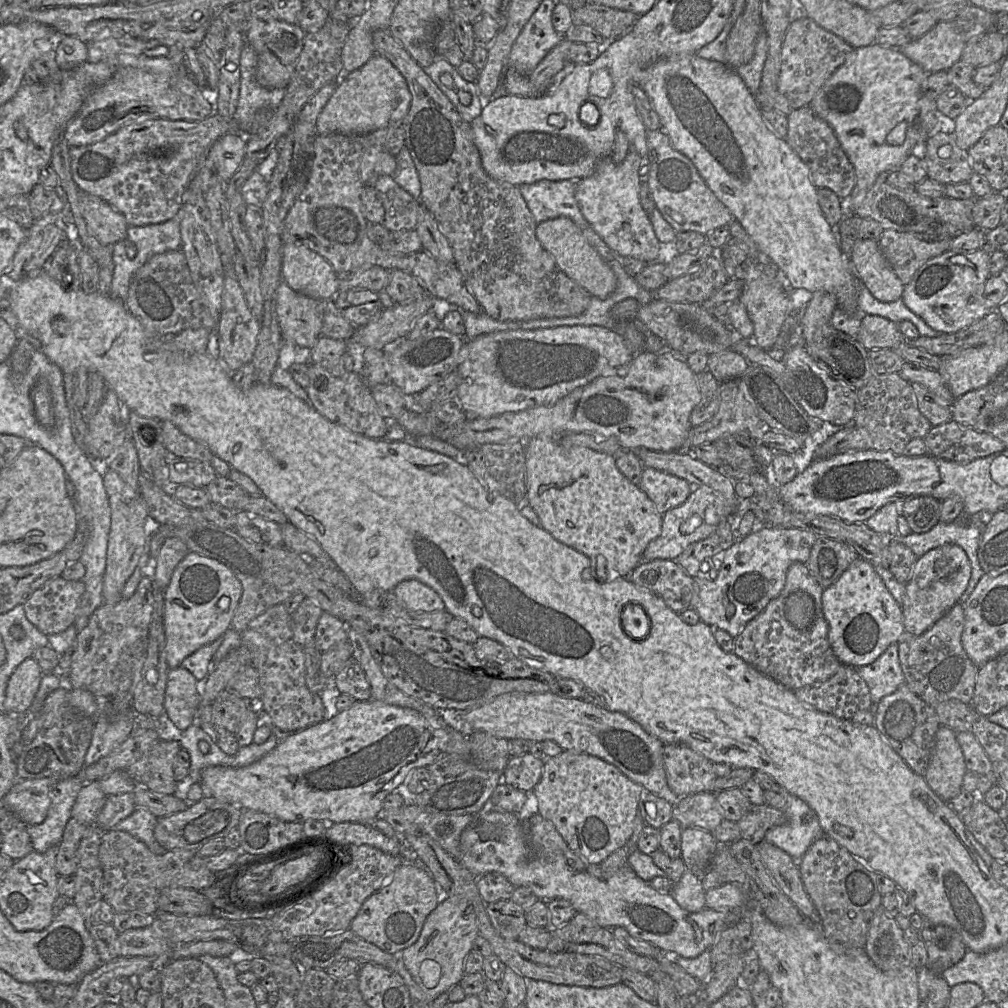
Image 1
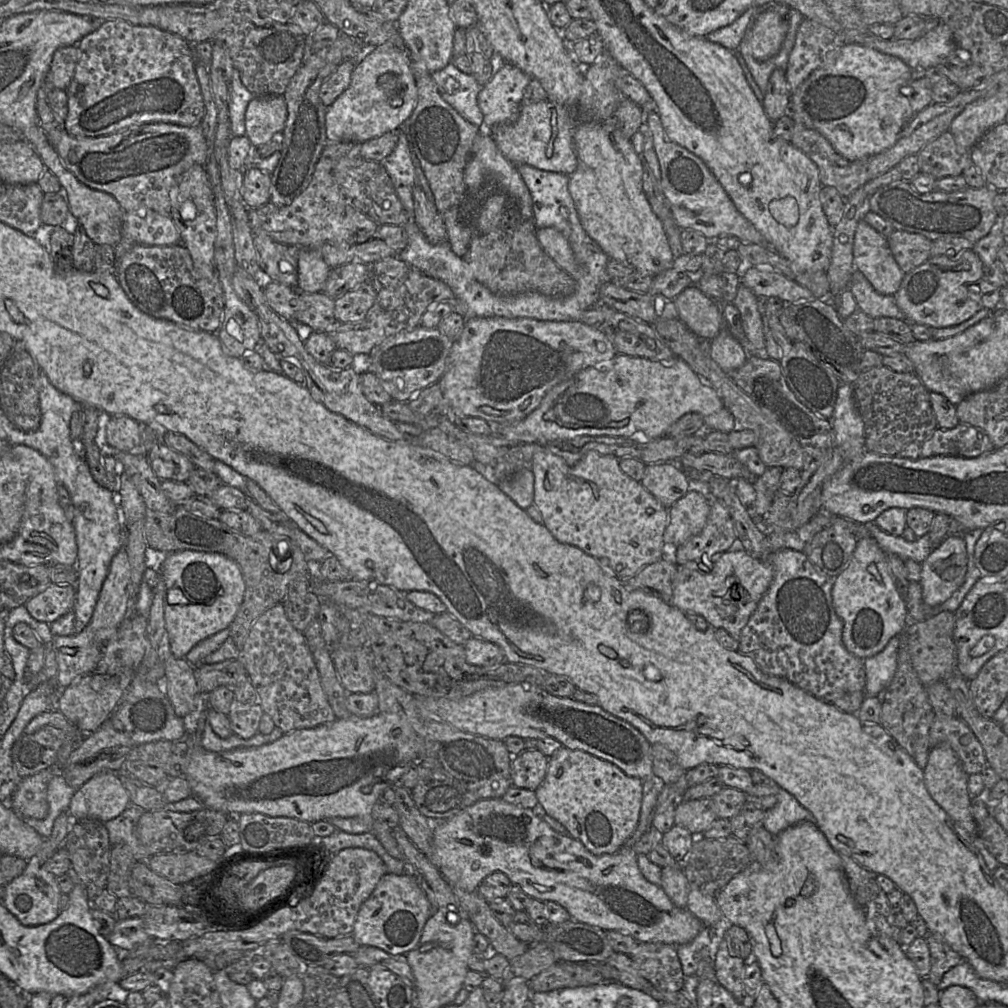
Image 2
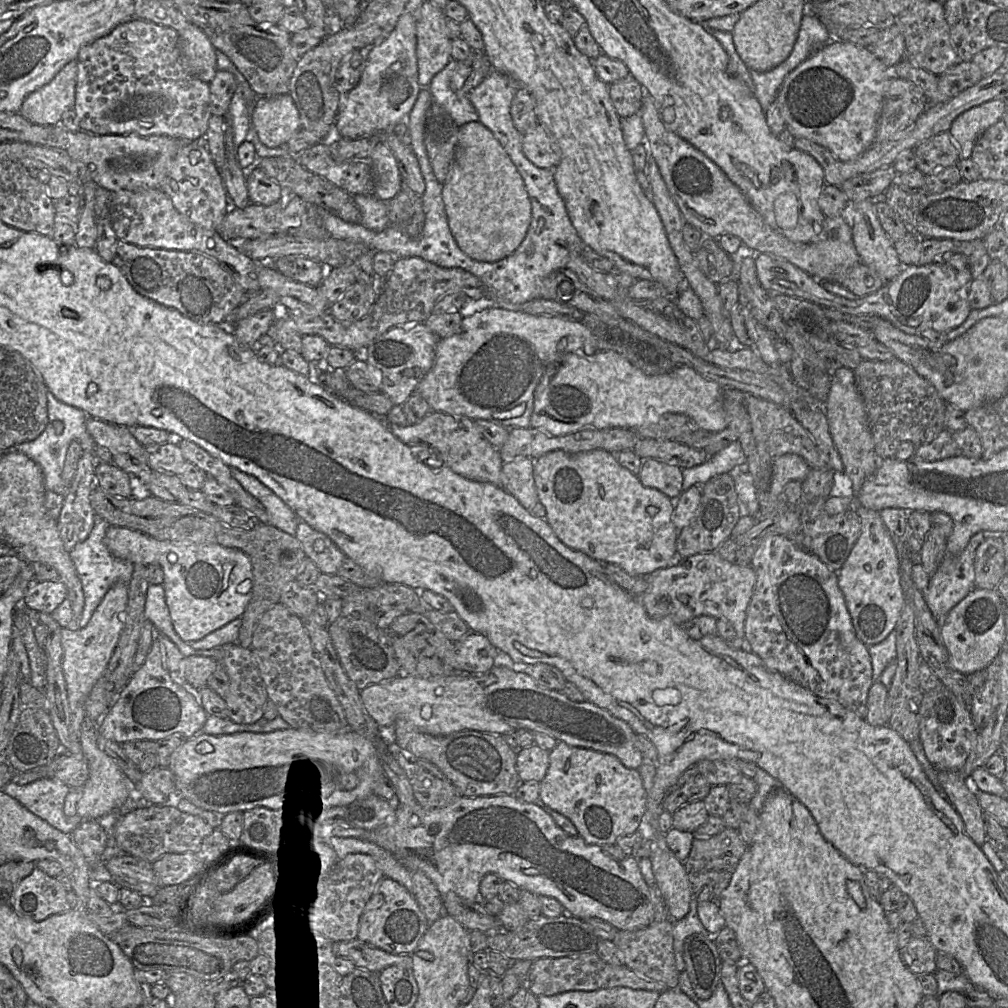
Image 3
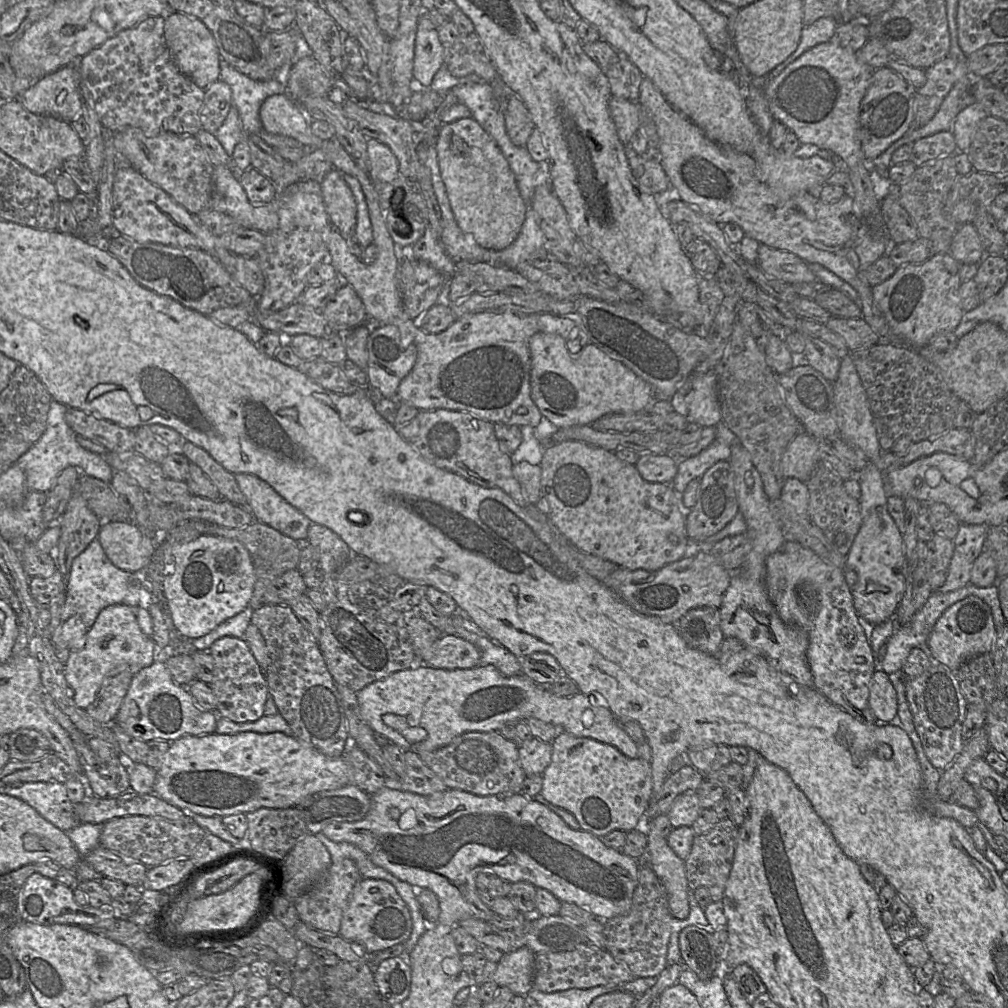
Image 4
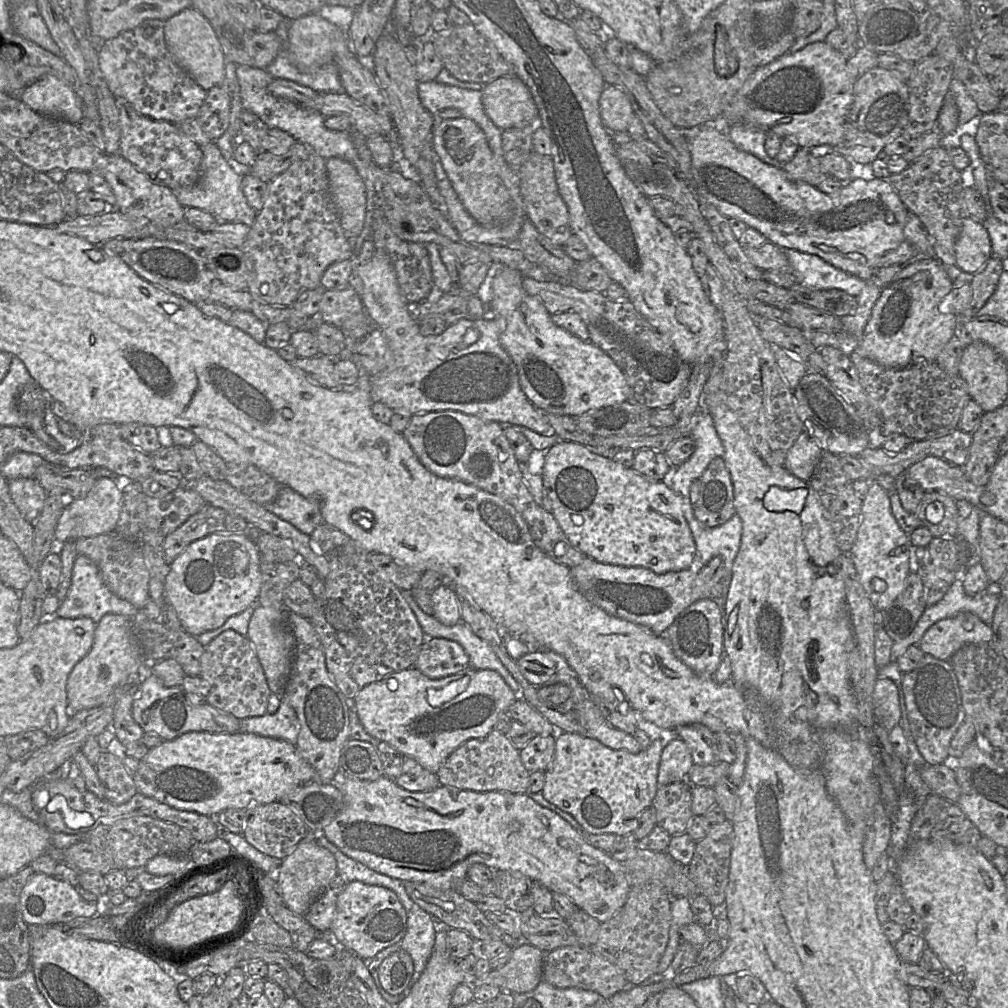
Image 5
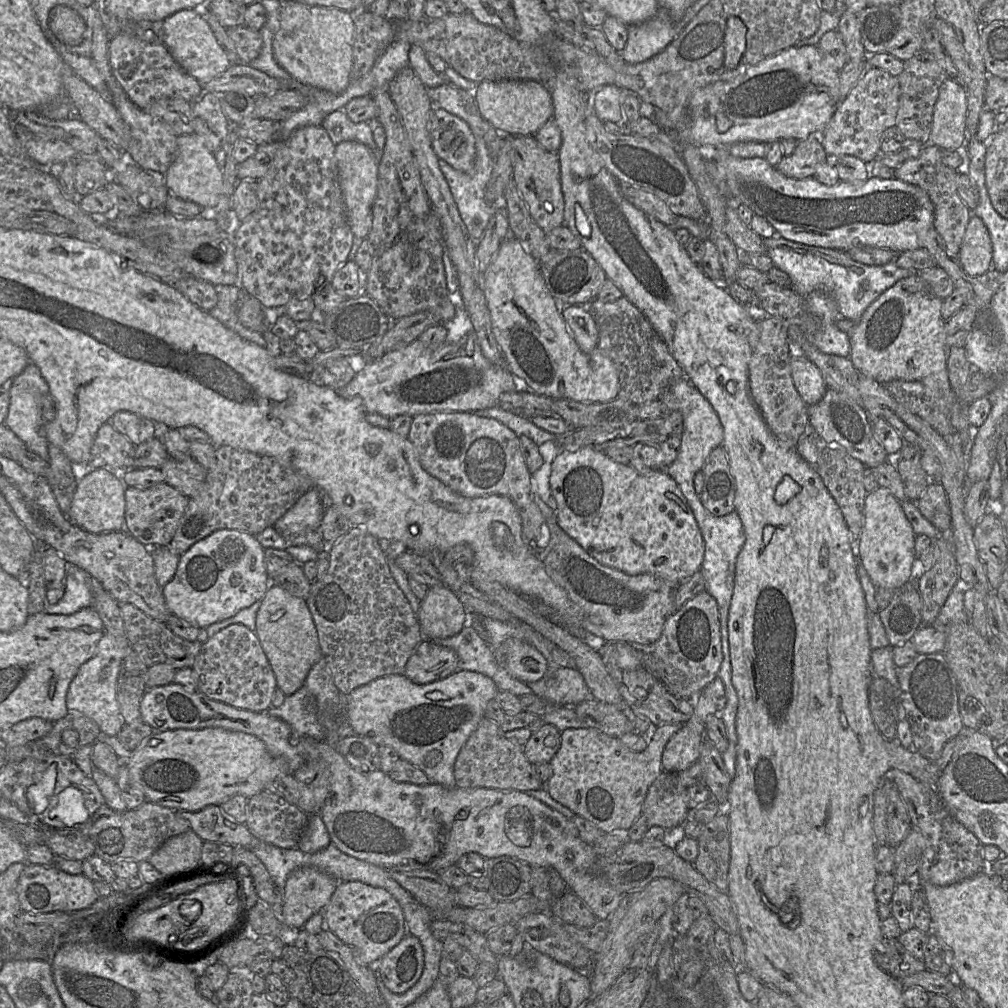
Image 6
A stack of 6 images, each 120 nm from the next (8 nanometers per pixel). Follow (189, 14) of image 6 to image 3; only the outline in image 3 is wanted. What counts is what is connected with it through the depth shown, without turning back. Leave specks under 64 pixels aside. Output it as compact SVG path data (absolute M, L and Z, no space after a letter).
M190 23L178 32L181 63L193 77L210 83L217 72L216 49L207 35Z

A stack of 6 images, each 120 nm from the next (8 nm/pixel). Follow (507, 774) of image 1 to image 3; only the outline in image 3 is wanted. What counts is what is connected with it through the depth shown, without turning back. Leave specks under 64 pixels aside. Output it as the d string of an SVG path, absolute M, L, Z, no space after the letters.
M536 743L516 751L516 768L522 782L541 782L549 767L550 752Z

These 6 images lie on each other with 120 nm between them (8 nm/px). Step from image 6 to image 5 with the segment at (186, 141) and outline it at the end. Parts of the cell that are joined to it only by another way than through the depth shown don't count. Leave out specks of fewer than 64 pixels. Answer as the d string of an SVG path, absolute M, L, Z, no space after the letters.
M215 142L199 147L203 153L199 178L191 186L172 190L178 201L185 208L194 207L210 213L218 222L240 222L251 226L257 212L248 204L243 194L241 168L224 158Z

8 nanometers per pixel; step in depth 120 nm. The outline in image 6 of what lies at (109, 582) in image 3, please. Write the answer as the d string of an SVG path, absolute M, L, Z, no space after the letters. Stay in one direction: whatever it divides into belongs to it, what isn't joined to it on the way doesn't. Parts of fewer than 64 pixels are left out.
M69 565L63 581L64 595L56 604L47 604L44 612L56 615L71 615L83 608L92 607L91 592L93 577L80 567Z

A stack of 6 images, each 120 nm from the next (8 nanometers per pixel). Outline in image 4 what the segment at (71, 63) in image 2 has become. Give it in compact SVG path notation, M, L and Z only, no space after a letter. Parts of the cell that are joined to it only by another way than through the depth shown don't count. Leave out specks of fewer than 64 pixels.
M77 63L59 68L25 90L18 98L28 111L71 122L81 115Z

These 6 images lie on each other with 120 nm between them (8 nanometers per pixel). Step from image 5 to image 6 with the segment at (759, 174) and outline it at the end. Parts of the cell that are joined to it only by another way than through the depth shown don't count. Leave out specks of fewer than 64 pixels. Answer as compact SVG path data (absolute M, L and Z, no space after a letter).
M716 147L714 149L703 149L703 157L704 157L704 153L707 154L708 157L711 157L711 159L713 159L719 167L724 169L726 184L729 189L728 199L734 199L737 202L751 208L754 214L765 218L772 225L775 231L779 232L781 237L792 242L809 245L809 246L836 249L836 250L845 251L845 252L857 246L876 247L876 248L890 249L899 254L906 251L919 249L920 246L919 246L919 240L918 240L918 232L923 228L933 227L934 209L928 194L920 187L903 182L896 178L882 179L878 177L869 176L863 182L861 186L854 186L852 183L845 182L845 181L839 181L835 185L827 186L817 181L814 177L808 177L805 179L794 179L794 178L787 177L783 175L782 173L780 173L776 169L776 167L772 166L765 158L735 157L727 151L726 147Z

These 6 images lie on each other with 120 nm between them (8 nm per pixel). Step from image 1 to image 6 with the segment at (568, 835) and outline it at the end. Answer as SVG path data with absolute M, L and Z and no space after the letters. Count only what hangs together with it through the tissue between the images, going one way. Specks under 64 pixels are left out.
M681 724L658 726L647 747L636 752L595 728L568 728L561 731L561 744L549 761L551 776L544 787L563 806L593 823L604 833L628 830L642 814L650 785L663 772L662 754Z

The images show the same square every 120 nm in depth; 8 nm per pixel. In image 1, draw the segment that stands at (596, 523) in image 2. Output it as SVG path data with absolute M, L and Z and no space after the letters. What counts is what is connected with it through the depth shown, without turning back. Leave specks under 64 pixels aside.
M536 436L526 442L526 502L536 512L540 519L540 526L559 542L583 553L590 559L592 578L598 583L611 582L618 578L628 578L630 573L641 563L642 555L648 544L656 539L662 531L663 515L660 514L655 504L639 488L625 477L616 465L613 455L598 452L584 446L565 447L558 441L558 437Z

